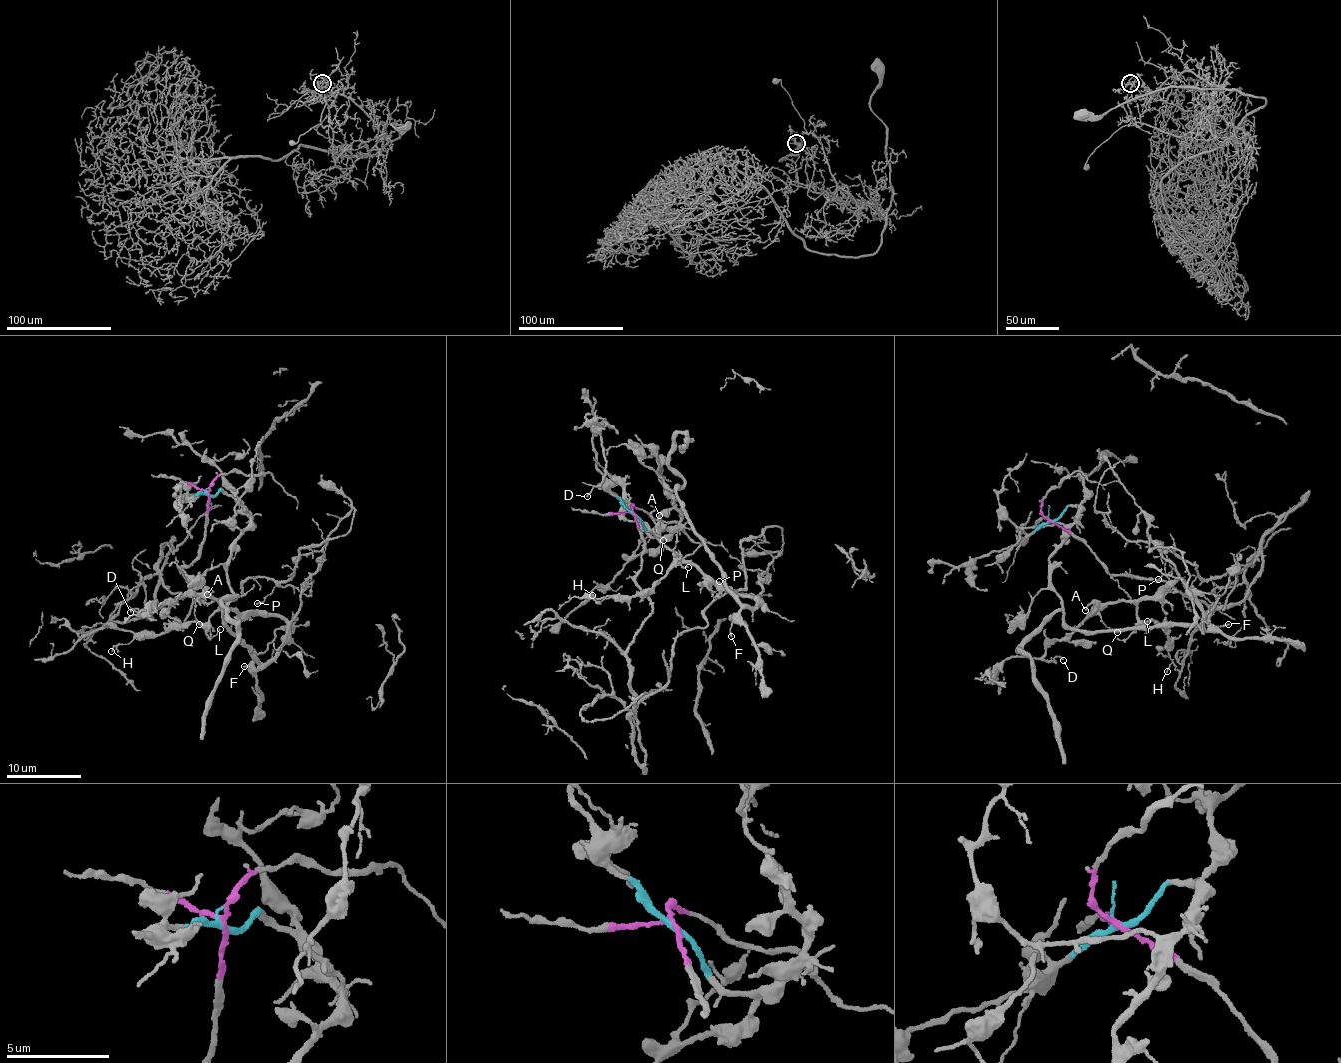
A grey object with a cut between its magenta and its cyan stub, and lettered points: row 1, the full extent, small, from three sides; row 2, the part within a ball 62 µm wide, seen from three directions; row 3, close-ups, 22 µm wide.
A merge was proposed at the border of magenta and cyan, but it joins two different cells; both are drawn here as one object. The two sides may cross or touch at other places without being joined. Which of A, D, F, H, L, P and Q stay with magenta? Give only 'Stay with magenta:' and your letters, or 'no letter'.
Stay with magenta: P

